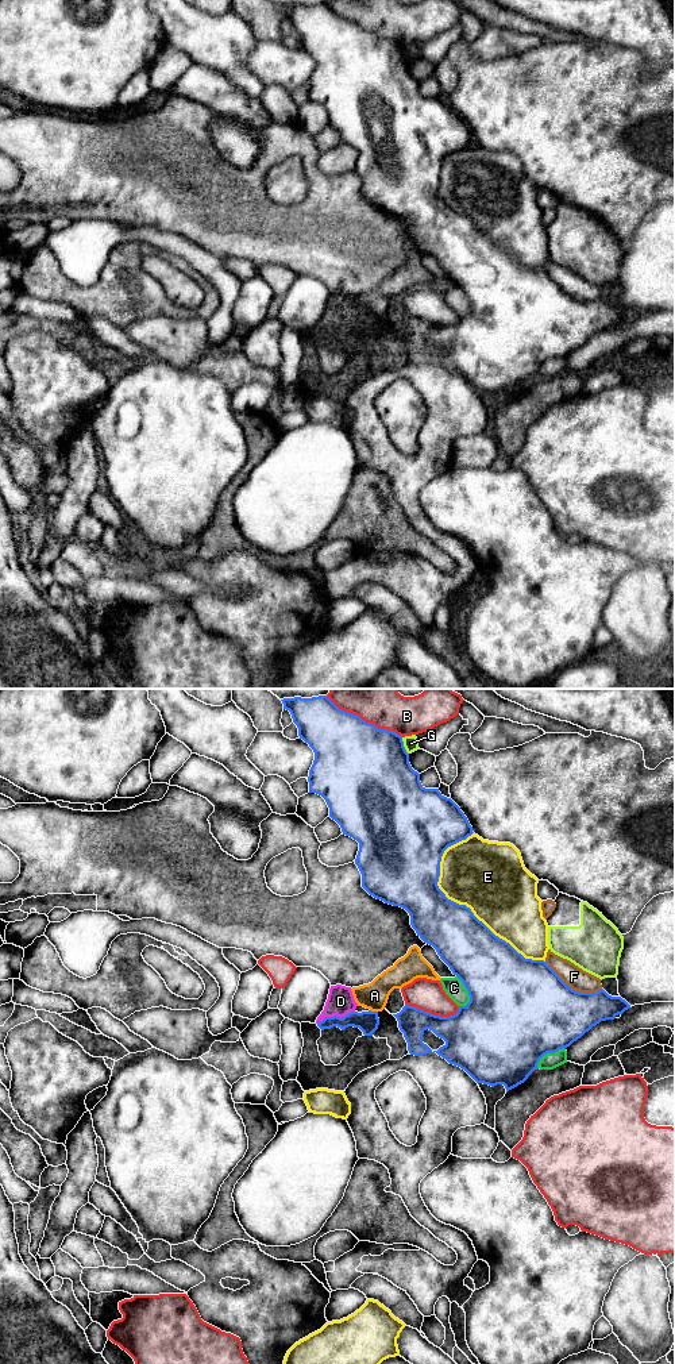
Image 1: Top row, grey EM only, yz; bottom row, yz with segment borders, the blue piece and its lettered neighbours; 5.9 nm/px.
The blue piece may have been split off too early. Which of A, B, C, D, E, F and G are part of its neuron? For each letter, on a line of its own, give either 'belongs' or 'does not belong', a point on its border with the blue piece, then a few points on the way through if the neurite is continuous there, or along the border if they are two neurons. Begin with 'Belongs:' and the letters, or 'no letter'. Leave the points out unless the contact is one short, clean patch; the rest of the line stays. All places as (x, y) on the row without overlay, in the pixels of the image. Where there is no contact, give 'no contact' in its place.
Belongs: D
A: does not belong; contact yz (374, 320)
B: does not belong; contact yz (363, 29)
C: does not belong; contact yz (467, 299)
D: belongs; contact yz (335, 324); way yz (367, 330), (335, 324), (340, 309)
E: does not belong; contact yz (470, 219)
F: does not belong; contact yz (571, 297)
G: does not belong; contact yz (402, 54)

